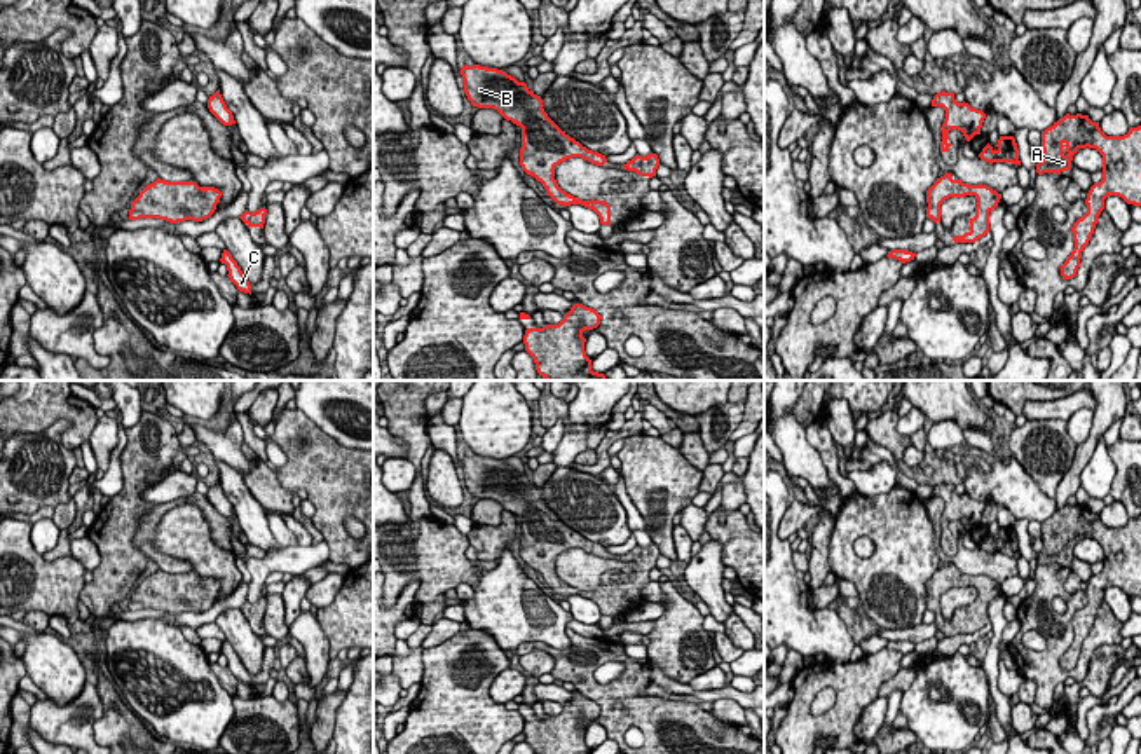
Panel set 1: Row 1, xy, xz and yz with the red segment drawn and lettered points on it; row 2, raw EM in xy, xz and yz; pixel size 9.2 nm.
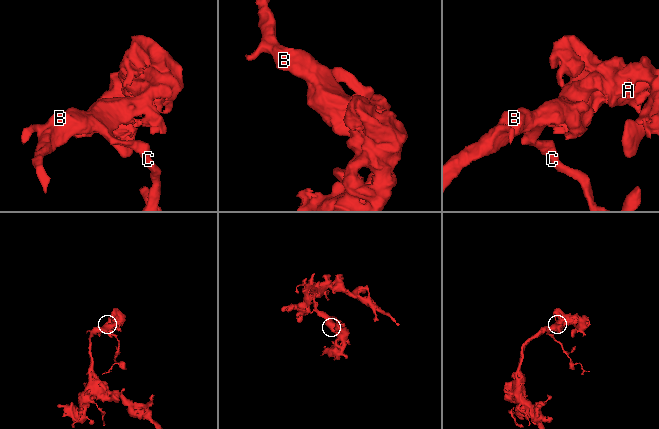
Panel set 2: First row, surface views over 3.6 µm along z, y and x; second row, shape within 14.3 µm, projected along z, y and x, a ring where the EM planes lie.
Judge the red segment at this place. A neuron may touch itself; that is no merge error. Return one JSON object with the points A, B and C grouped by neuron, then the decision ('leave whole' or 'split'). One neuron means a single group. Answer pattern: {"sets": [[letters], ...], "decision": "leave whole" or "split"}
{"sets": [["A", "B", "C"]], "decision": "leave whole"}

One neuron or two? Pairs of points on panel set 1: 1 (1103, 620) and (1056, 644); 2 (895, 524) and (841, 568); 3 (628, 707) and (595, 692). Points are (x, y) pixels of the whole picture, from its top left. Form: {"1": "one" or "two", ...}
{"1": "one", "2": "one", "3": "one"}

